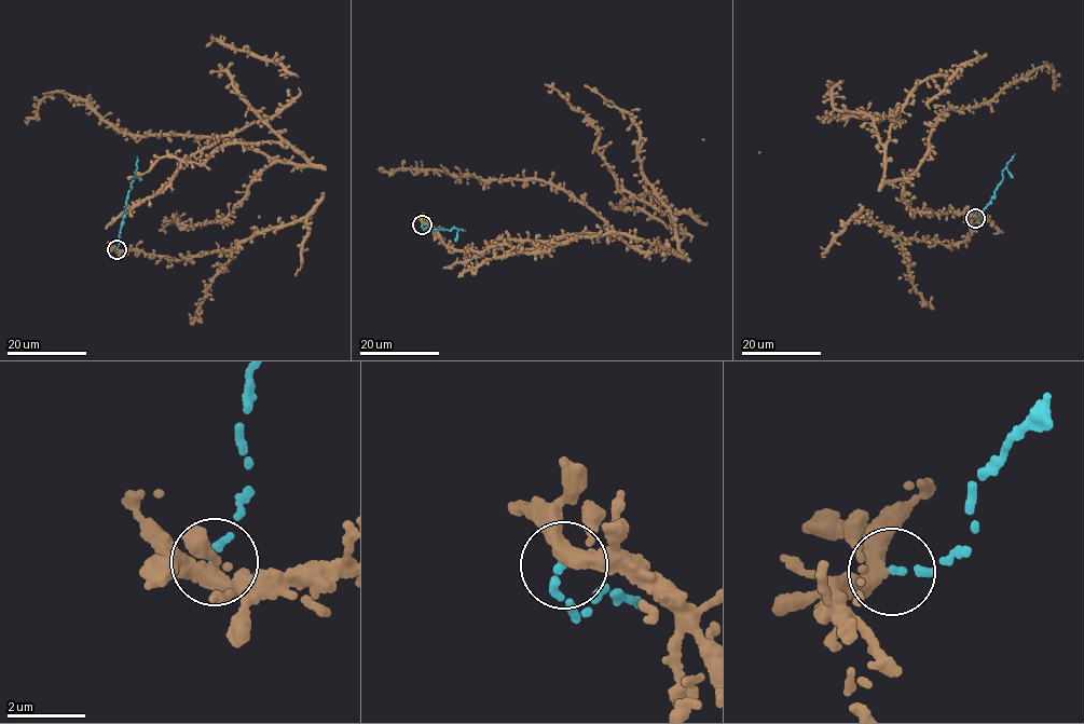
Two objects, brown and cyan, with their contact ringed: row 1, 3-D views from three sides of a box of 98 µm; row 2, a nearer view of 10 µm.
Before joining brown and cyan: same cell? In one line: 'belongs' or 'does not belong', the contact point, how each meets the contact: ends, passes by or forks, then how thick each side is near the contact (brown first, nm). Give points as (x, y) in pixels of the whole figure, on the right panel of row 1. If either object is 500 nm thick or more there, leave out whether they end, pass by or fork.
does not belong; at (975, 218); brown passes by; cyan ends there; 360 nm thick on the brown side, 140 nm on the other

